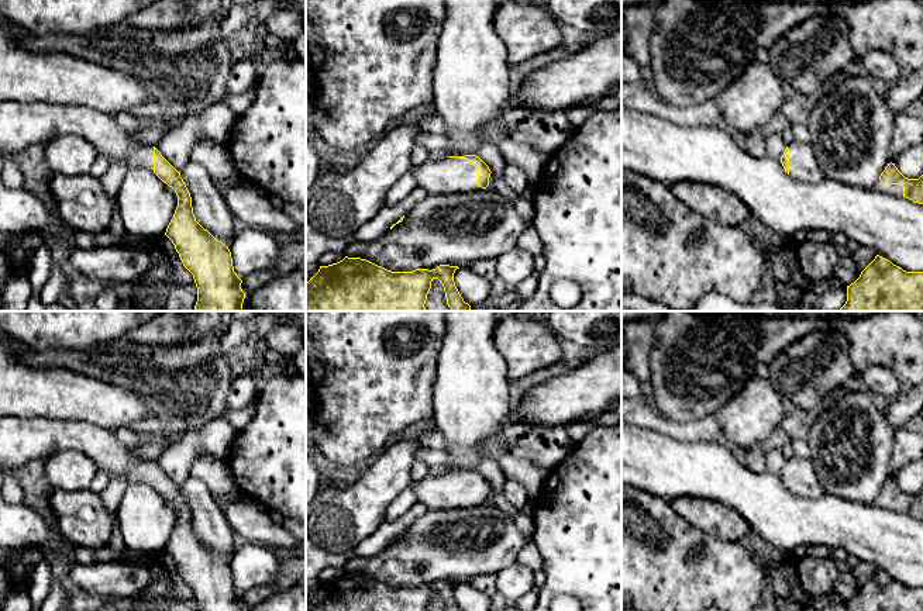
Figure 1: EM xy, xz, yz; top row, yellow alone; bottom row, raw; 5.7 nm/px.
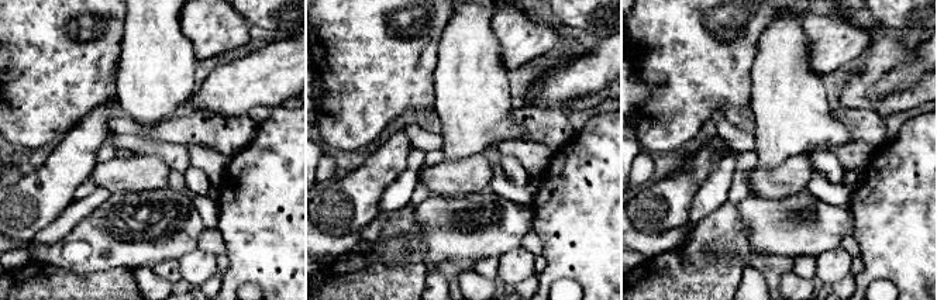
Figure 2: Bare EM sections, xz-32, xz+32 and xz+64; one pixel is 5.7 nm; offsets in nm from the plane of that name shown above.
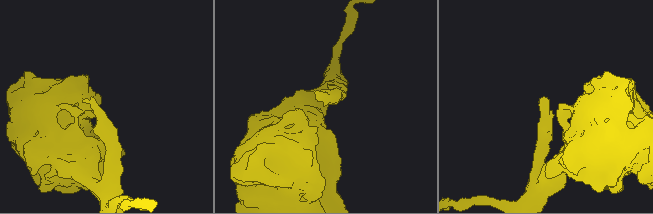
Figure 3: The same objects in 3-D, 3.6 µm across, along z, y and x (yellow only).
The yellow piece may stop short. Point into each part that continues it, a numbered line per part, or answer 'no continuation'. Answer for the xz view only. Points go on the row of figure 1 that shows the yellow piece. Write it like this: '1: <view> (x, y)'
1: xz (451, 175)

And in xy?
1: xy (24, 127)

